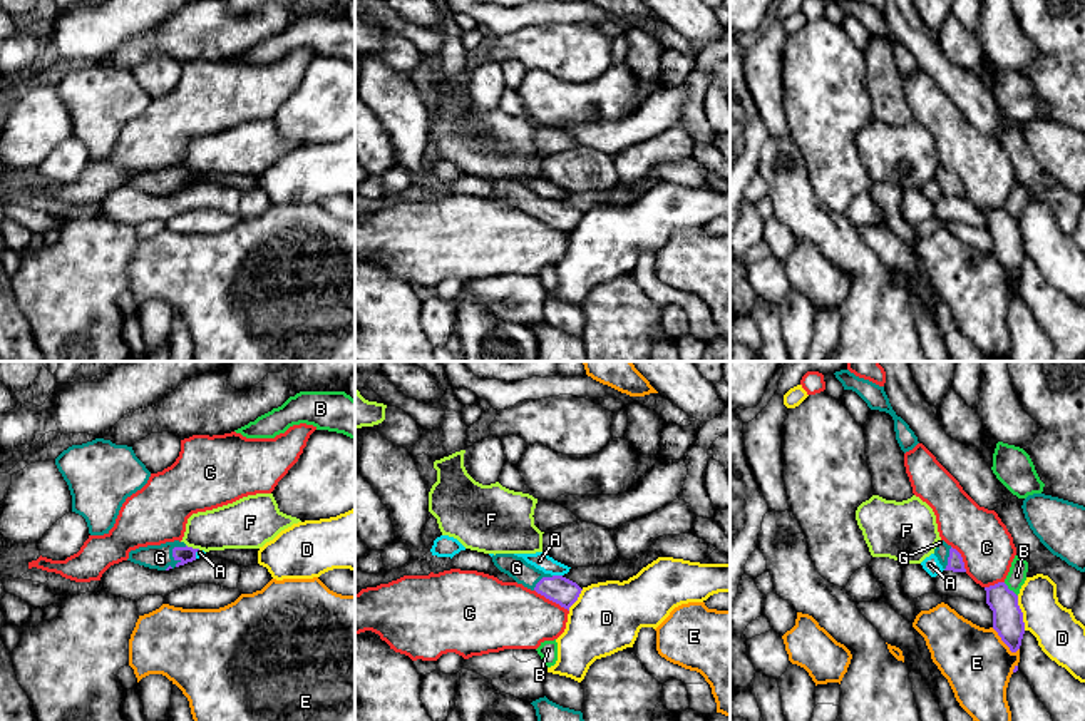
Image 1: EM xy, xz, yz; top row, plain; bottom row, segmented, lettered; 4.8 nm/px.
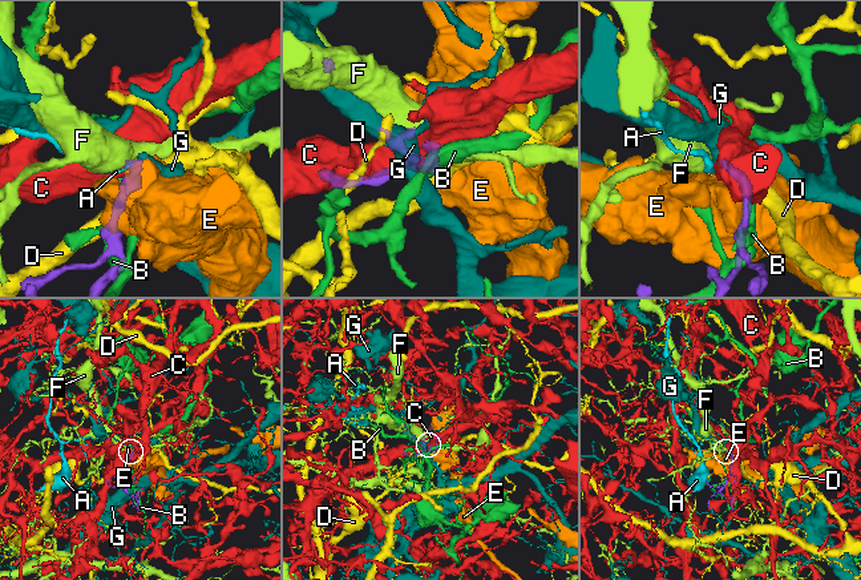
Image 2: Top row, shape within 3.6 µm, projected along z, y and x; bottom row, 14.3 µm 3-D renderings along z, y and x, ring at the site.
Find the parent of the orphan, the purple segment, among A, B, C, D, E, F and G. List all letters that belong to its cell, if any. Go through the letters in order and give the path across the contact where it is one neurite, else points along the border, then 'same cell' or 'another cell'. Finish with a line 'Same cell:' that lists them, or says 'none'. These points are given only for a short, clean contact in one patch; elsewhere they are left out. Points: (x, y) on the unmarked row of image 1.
A: border along xz (553, 199), (561, 201); another cell
B: another cell
C: border along xz (534, 214), (568, 236); another cell
D: another cell
E: another cell
F: border along xy (186, 169), (200, 174); another cell
G: runs through xy (186, 179), (173, 181), (159, 183); same cell
Same cell: G

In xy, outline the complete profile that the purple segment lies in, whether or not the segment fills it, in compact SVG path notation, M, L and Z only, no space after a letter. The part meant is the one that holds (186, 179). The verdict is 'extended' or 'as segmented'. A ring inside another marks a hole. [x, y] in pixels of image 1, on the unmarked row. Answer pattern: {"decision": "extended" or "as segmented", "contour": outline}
{"decision": "extended", "contour": "M174 166L131 176L127 186L149 194L169 196L196 186L198 176L199 174L188 172L184 167Z"}

